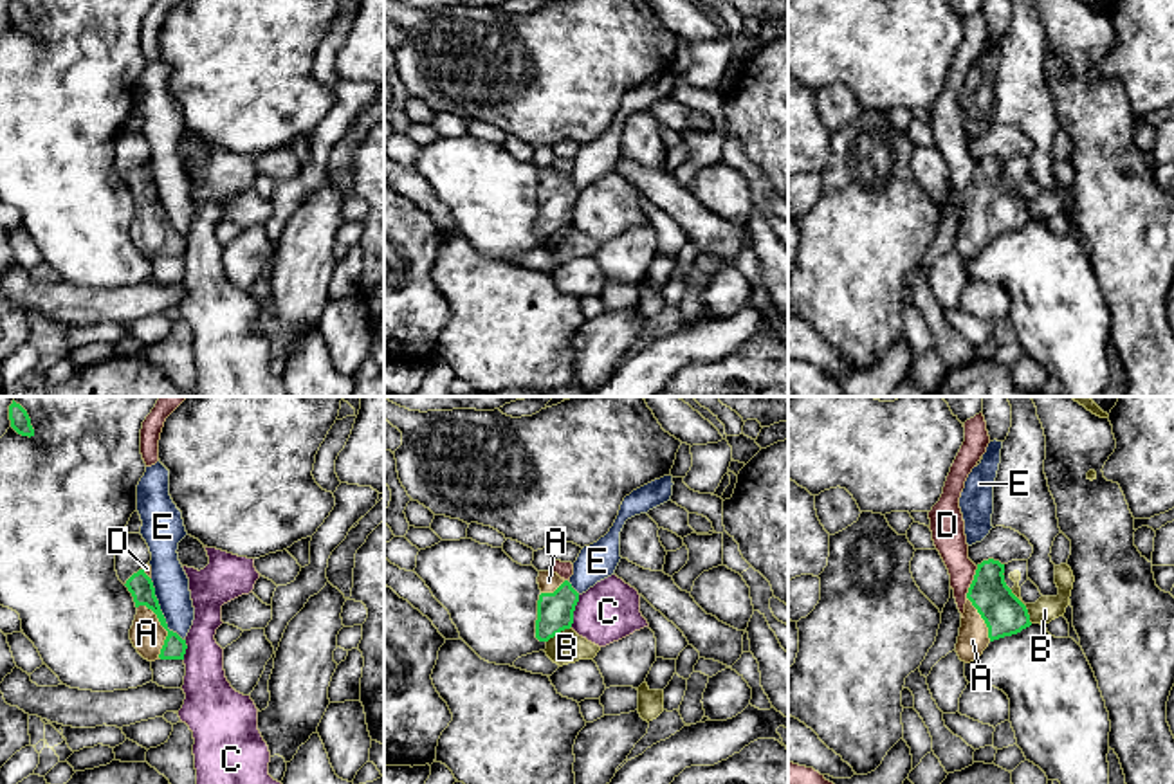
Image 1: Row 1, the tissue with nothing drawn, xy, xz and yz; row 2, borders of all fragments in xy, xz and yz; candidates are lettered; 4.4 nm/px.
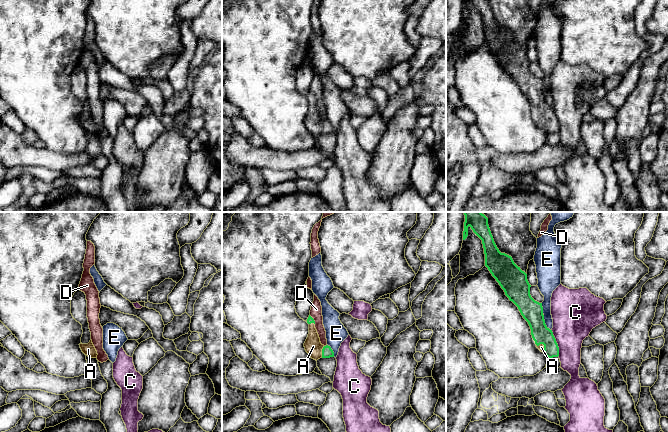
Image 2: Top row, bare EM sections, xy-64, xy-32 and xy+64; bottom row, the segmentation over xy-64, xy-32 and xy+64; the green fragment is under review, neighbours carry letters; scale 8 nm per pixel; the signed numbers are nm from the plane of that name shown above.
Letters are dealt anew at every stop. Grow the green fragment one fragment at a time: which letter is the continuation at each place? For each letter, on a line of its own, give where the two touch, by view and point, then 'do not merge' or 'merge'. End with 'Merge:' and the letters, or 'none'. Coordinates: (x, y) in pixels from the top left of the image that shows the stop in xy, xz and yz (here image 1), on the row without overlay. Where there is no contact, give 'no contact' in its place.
A: meets green in xy at (163, 222); merge
B: meets green in yz at (1025, 202); do not merge
C: meets green in xz at (574, 206); do not merge
D: meets green in yz at (972, 179); do not merge
E: meets green in xy at (161, 208); do not merge
Merge: A

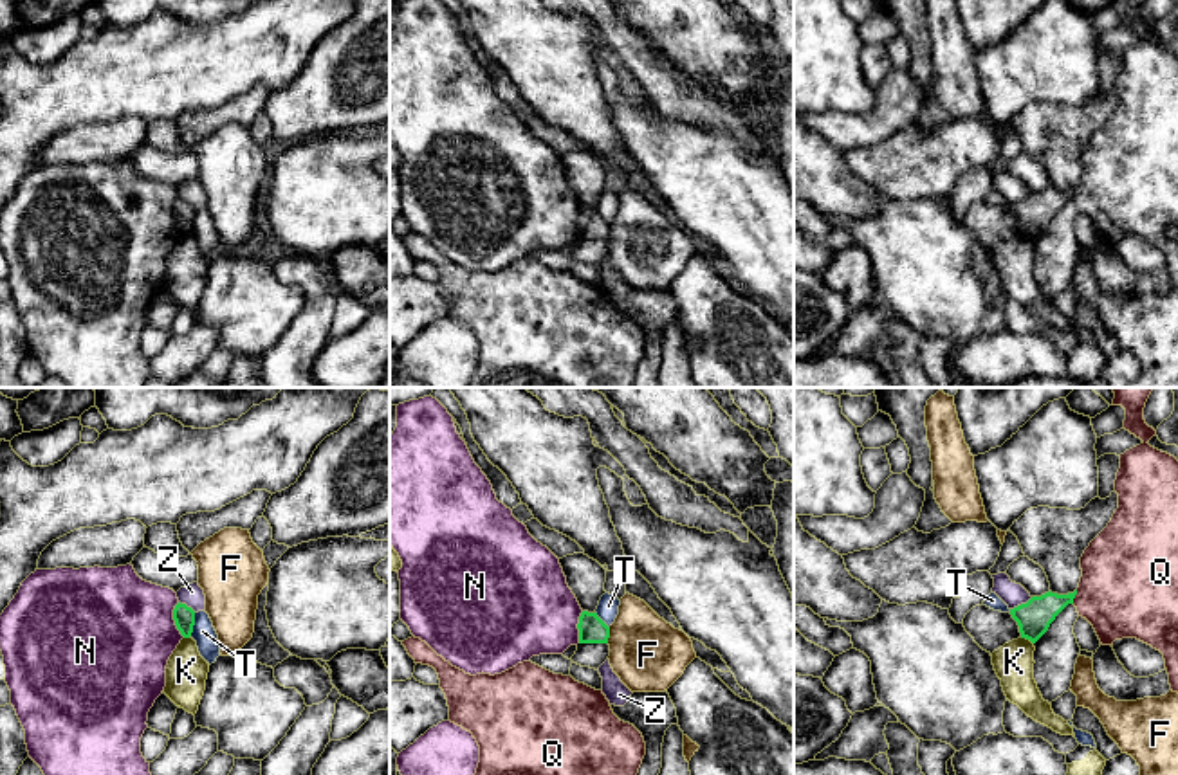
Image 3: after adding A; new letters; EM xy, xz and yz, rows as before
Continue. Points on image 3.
F: meets green in xz at (608, 231); do not merge
K: meets green in yz at (1027, 235); do not merge
N: meets green in xy at (174, 215); do not merge
Q: meets green in yz at (1074, 193); do not merge
T: meets green in xy at (193, 220); do not merge
Z: meets green in yz at (1021, 200); do not merge
Merge: none

